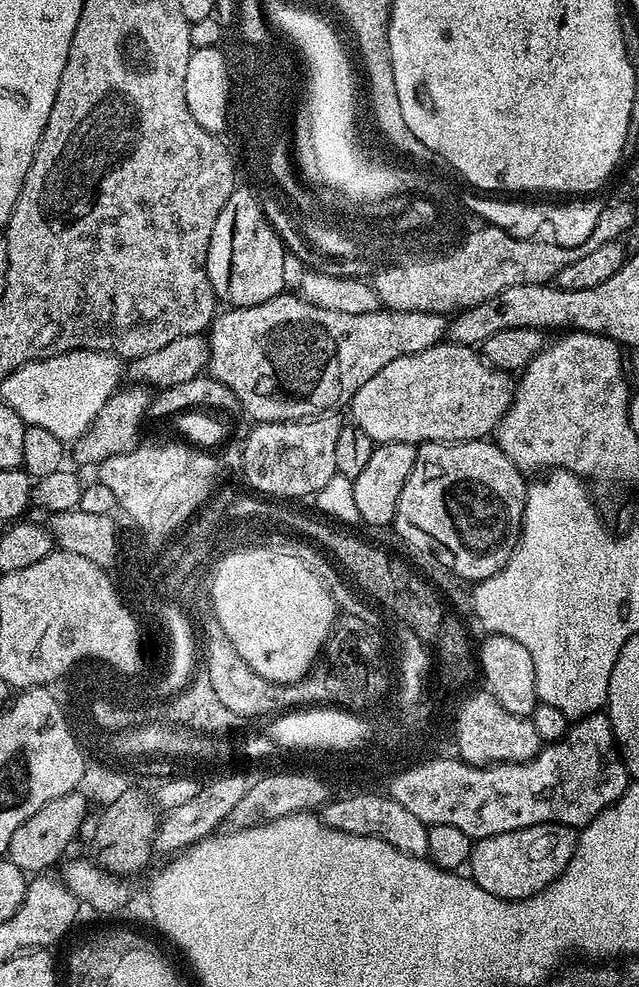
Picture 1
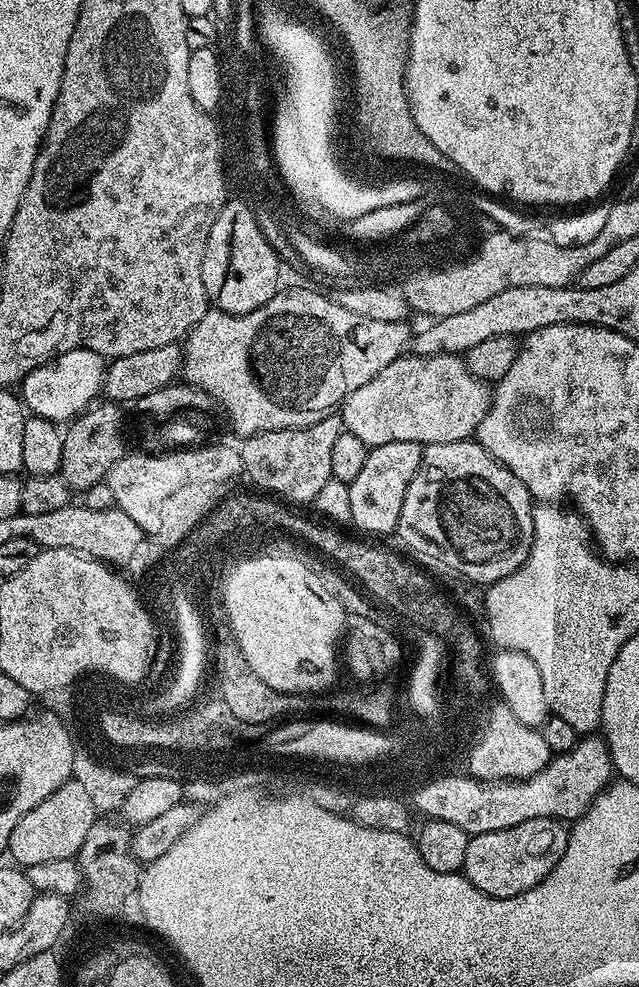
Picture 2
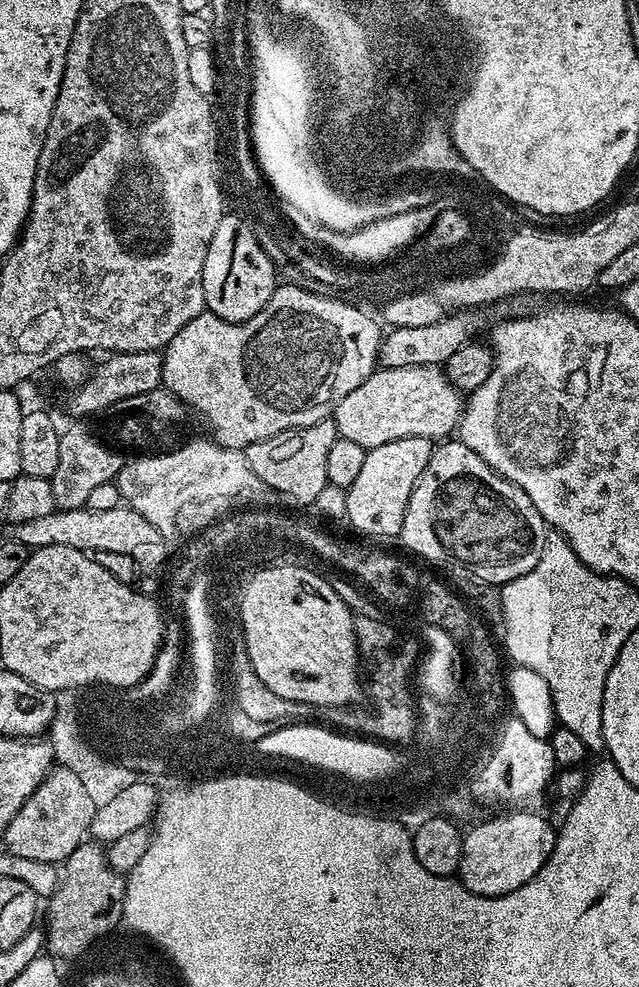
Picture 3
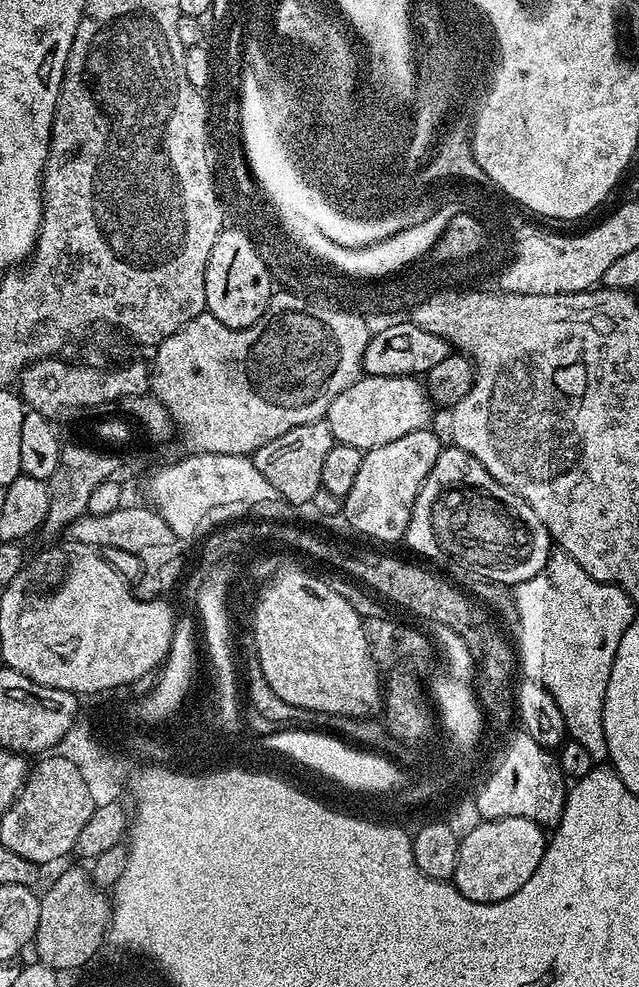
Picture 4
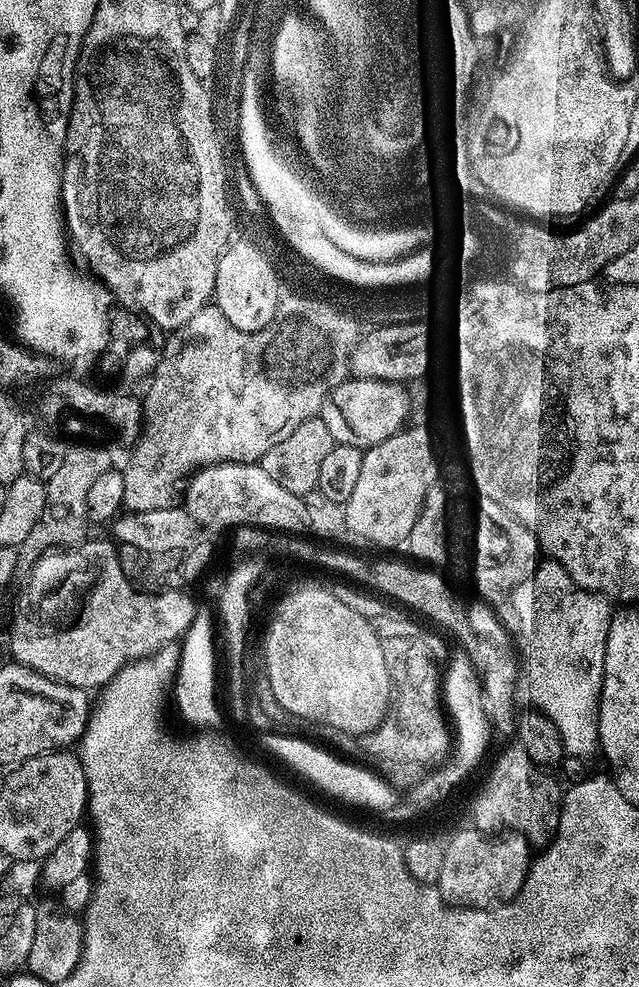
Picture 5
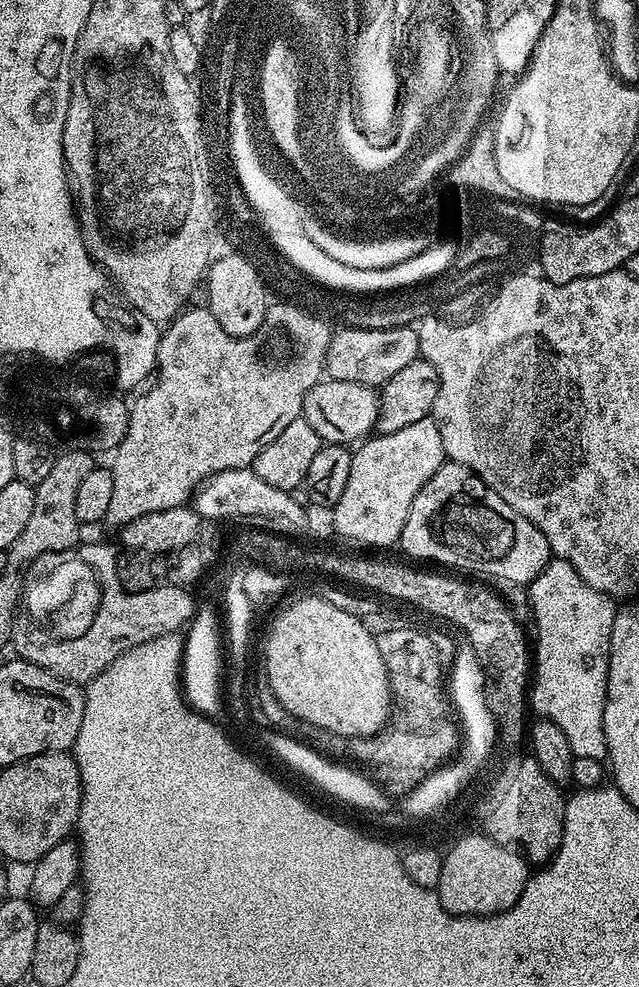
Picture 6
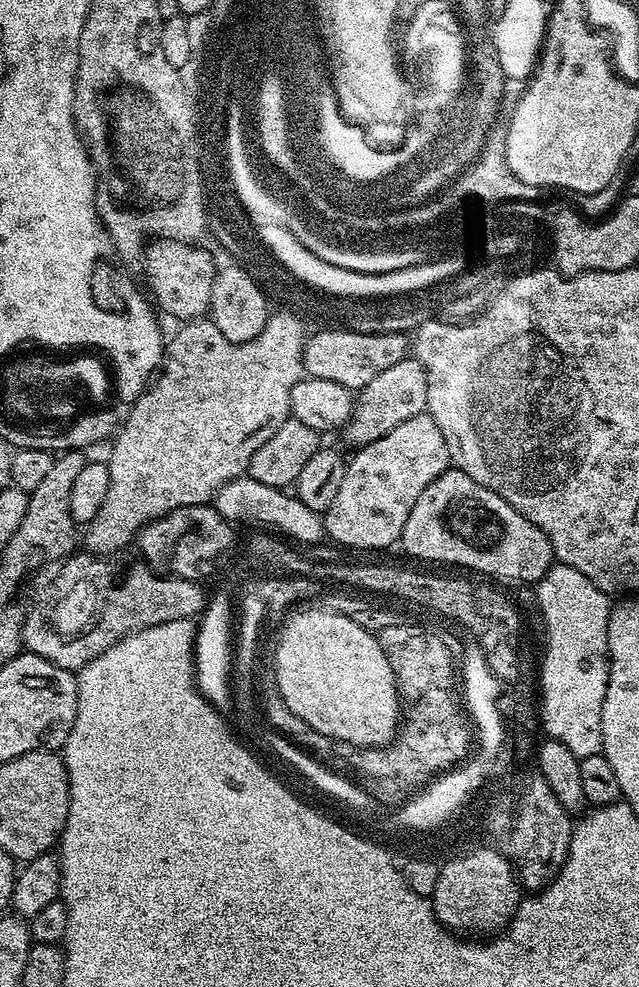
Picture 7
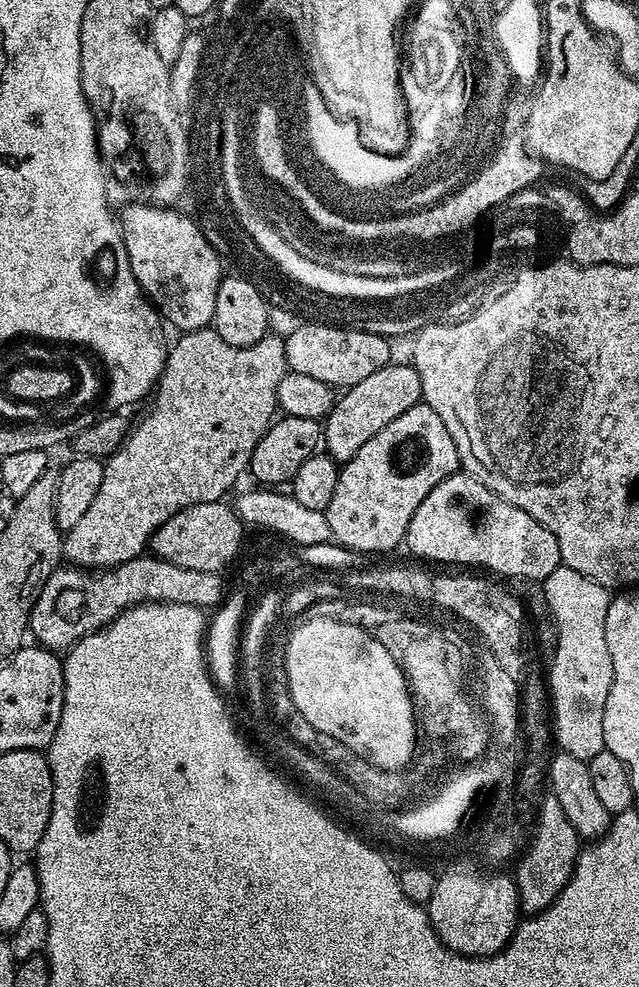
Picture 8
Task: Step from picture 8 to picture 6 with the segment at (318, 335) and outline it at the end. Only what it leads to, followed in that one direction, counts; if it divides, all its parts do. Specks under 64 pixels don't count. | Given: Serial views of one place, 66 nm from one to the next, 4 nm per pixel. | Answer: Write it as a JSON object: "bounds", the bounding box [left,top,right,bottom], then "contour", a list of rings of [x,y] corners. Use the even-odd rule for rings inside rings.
{"bounds":[324,327,420,389],"contour":[[[341,327],[336,331],[331,333],[328,349],[324,351],[324,371],[334,380],[358,382],[359,384],[367,384],[370,388],[379,389],[387,384],[390,378],[394,378],[394,374],[398,374],[398,370],[416,364],[420,356],[420,333],[415,327],[391,328],[390,330],[362,330],[361,328]]]}

